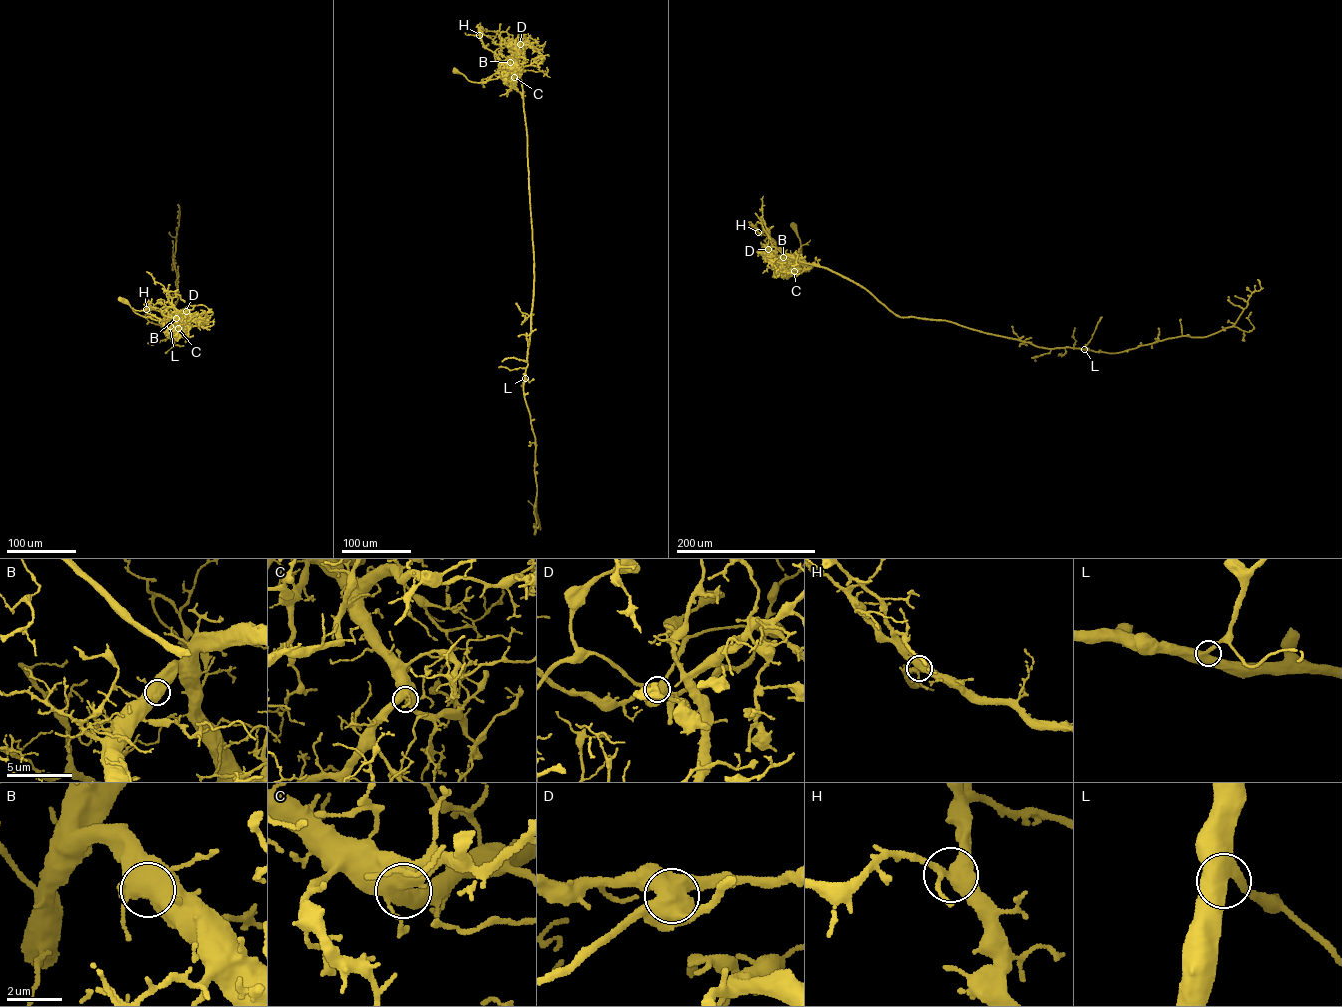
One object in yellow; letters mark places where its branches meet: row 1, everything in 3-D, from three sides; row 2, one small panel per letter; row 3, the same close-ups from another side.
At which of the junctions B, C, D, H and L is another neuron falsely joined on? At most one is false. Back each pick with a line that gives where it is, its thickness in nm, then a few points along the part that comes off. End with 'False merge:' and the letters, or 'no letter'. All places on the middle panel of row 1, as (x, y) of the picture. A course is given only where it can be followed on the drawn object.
D: (520, 44) | 650 nm | (520, 44), (506, 43), (496, 32), (477, 29)
False merge: D

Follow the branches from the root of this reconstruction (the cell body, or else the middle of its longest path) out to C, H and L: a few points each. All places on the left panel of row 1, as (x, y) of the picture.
C: (120, 299), (138, 314), (173, 323), (178, 328)
H: (120, 299), (138, 314), (171, 324), (165, 320), (164, 312), (146, 309)
L: (120, 299), (138, 314), (169, 324), (179, 313), (186, 313), (186, 341), (186, 332), (176, 334), (170, 326)

